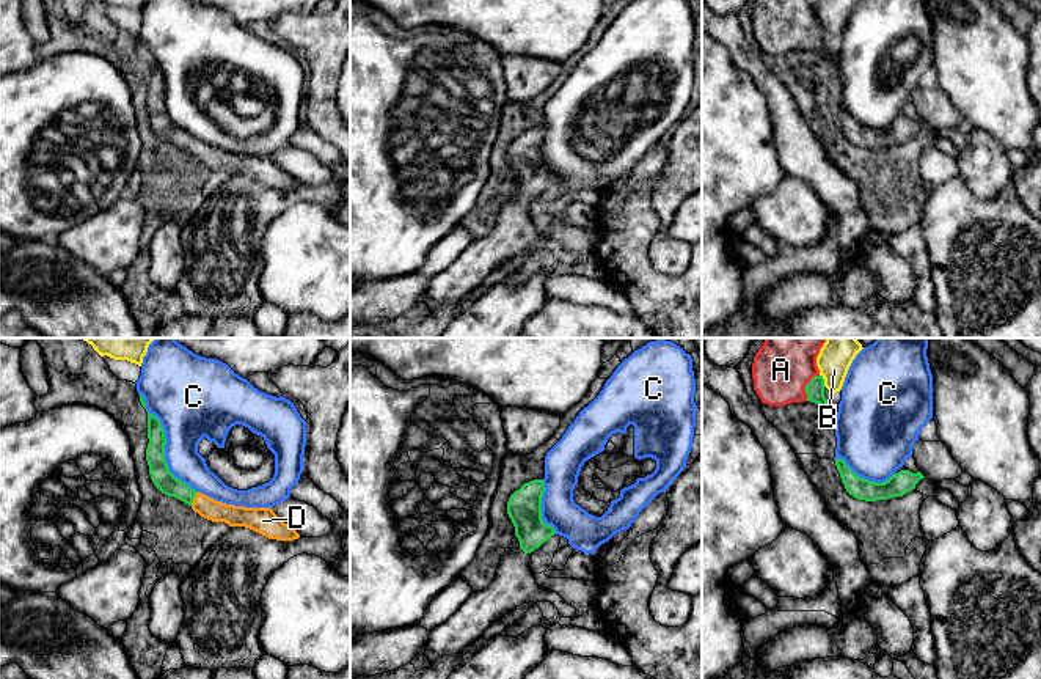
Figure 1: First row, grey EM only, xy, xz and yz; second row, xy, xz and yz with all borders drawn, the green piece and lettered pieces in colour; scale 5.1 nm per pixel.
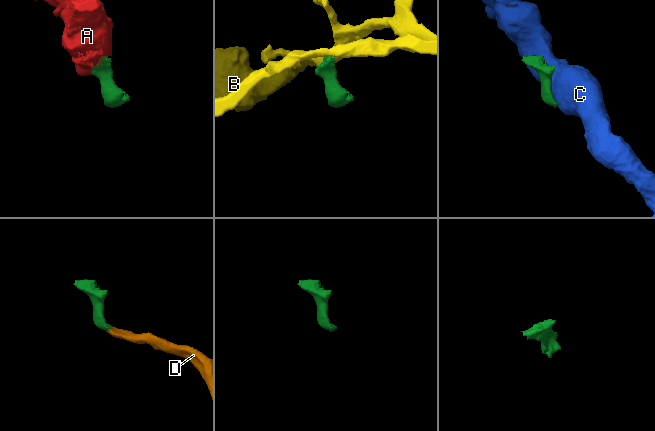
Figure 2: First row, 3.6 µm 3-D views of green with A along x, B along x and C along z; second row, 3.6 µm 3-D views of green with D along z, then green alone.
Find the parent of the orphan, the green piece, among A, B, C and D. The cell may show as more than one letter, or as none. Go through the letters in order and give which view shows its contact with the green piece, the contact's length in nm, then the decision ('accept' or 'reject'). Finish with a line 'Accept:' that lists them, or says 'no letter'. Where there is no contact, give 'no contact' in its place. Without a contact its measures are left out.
A: meets green in yz; contact 150 nm long; accept
B: meets green in yz; contact 70 nm long; reject
C: meets green in xy; contact 600 nm long; reject
D: meets green in xy; contact 80 nm long; accept
Accept: A, D

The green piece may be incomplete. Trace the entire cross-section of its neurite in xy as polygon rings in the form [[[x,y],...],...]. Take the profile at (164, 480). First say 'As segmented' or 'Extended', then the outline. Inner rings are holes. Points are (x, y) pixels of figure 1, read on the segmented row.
Extended. [[[148,412],[148,448],[146,461],[154,486],[165,495],[174,497],[188,505],[201,517],[212,522],[225,522],[229,527],[245,527],[268,539],[294,541],[300,534],[284,523],[272,508],[245,508],[217,501],[196,492],[177,479],[165,461],[165,431],[160,420]]]

